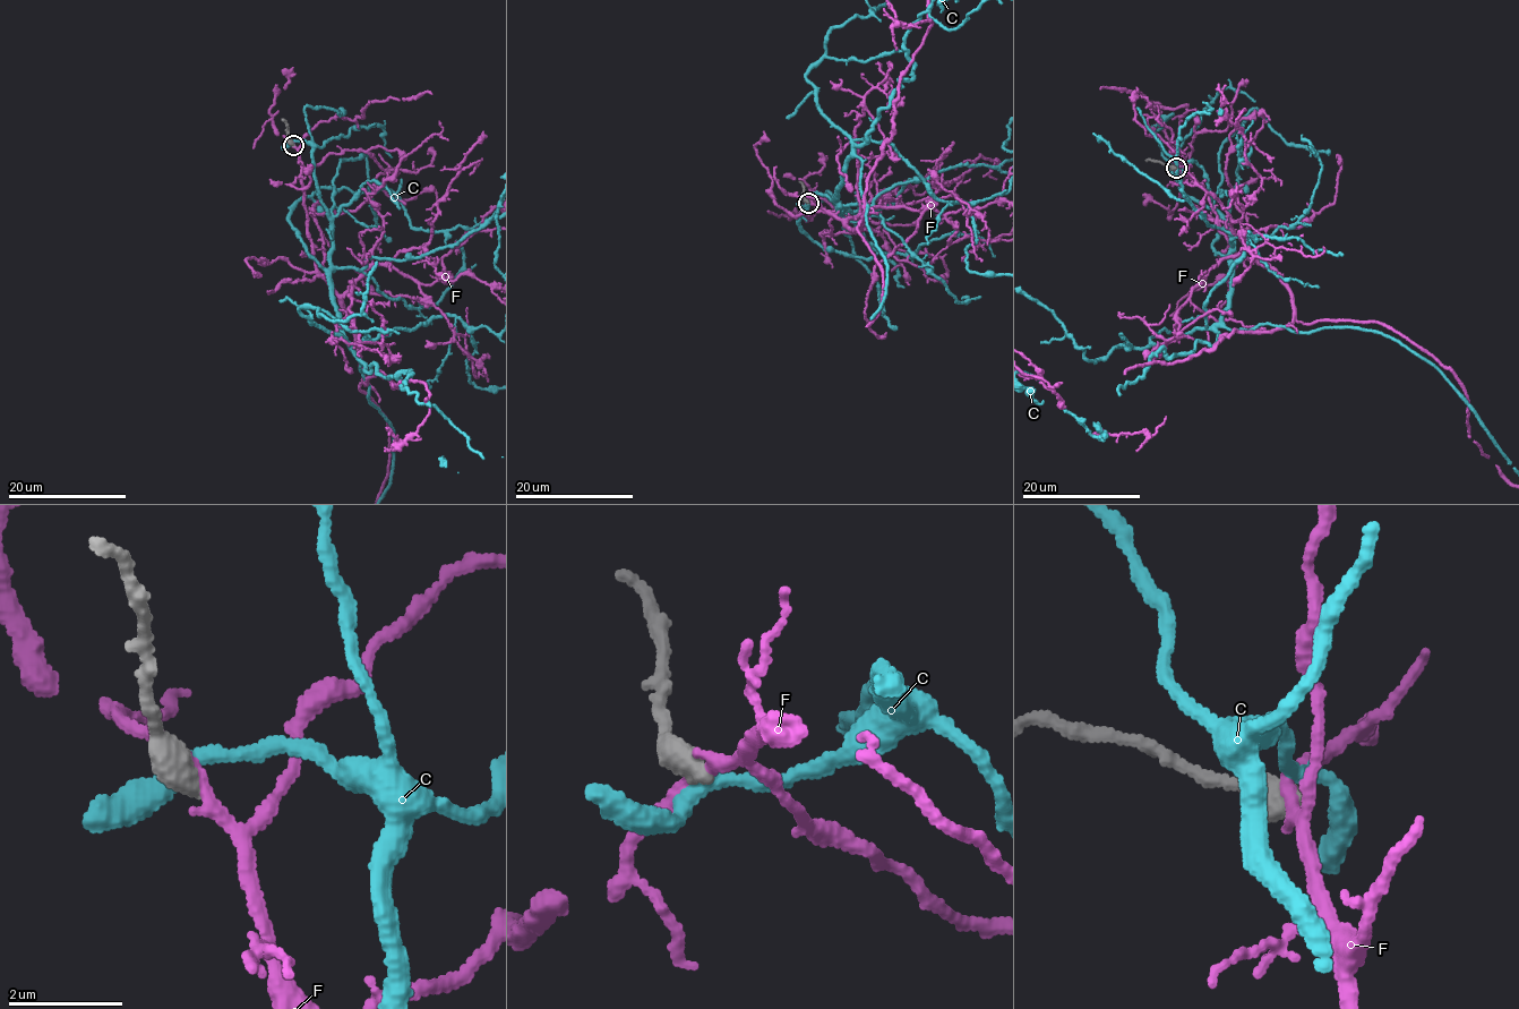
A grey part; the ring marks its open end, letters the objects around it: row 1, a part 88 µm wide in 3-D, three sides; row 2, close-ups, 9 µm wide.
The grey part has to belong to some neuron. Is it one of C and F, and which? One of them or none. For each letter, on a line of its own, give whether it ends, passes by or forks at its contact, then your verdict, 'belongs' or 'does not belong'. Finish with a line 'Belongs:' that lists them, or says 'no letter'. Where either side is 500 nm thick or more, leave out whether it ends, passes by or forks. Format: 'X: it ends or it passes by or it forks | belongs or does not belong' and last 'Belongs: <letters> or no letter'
C: does not belong
F: does not belong
Belongs: no letter

